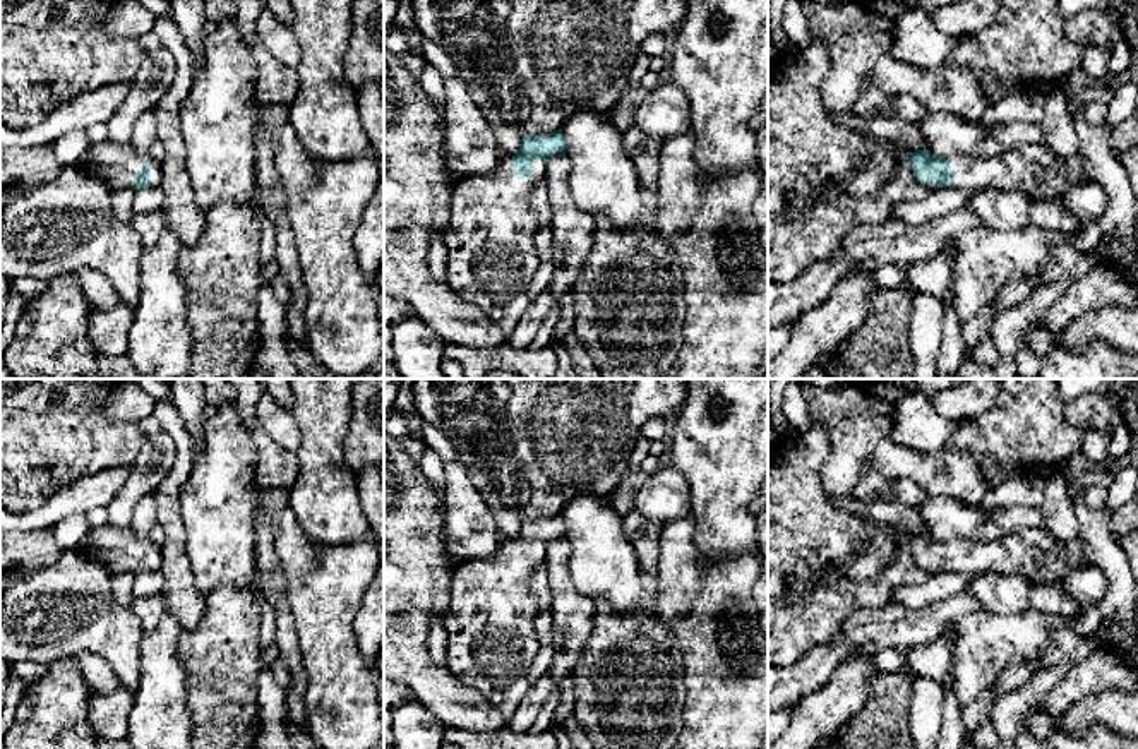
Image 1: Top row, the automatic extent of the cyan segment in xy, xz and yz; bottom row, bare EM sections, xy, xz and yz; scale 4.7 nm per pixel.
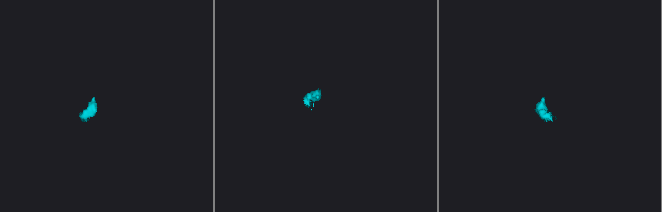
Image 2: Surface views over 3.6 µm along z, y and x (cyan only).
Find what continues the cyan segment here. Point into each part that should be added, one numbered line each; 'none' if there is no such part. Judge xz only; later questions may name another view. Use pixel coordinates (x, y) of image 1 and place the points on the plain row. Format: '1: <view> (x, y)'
1: xz (491, 640)

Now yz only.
1: yz (1034, 554)

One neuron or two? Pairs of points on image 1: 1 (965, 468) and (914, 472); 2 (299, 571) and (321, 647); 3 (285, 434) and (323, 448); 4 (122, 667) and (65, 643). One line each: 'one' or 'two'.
1: one
2: one
3: two
4: one

